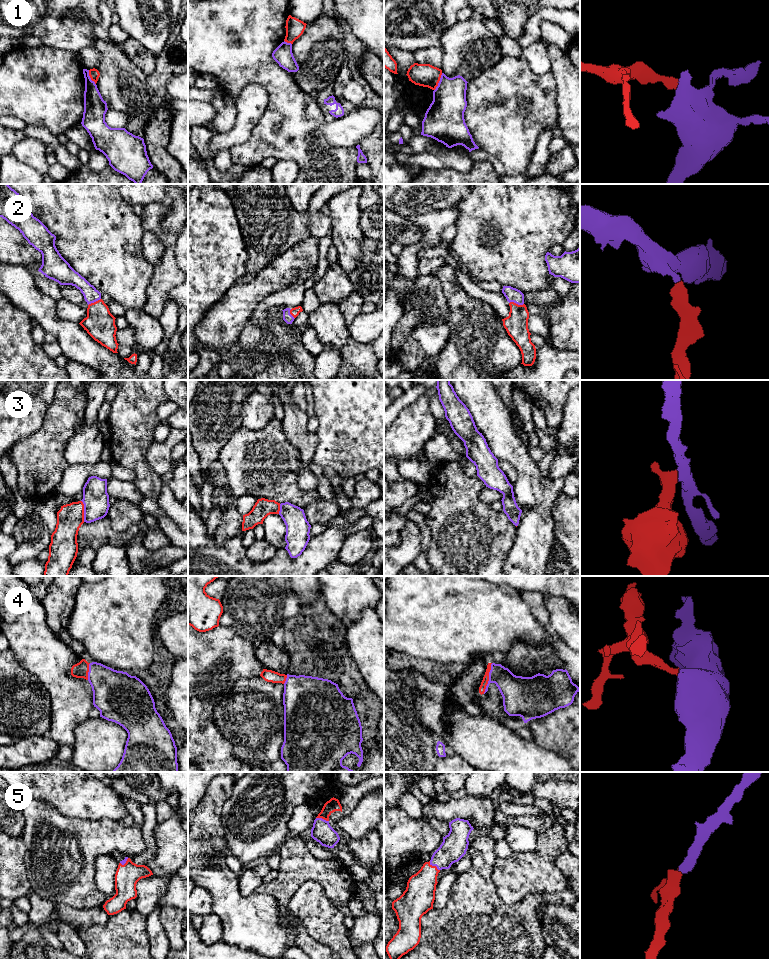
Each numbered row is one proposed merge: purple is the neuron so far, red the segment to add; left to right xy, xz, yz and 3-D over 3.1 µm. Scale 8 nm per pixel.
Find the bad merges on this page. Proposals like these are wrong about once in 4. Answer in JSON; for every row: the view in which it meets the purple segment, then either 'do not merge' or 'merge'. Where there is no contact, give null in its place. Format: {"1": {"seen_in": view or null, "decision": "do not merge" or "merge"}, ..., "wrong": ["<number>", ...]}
{"1": {"seen_in": "yz", "decision": "do not merge"}, "2": {"seen_in": "yz", "decision": "merge"}, "3": {"seen_in": "xy", "decision": "merge"}, "4": {"seen_in": "yz", "decision": "merge"}, "5": {"seen_in": "yz", "decision": "merge"}, "wrong": ["1"]}

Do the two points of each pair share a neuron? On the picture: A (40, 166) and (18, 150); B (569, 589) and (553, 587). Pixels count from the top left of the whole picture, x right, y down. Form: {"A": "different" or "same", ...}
{"A": "same", "B": "same"}

